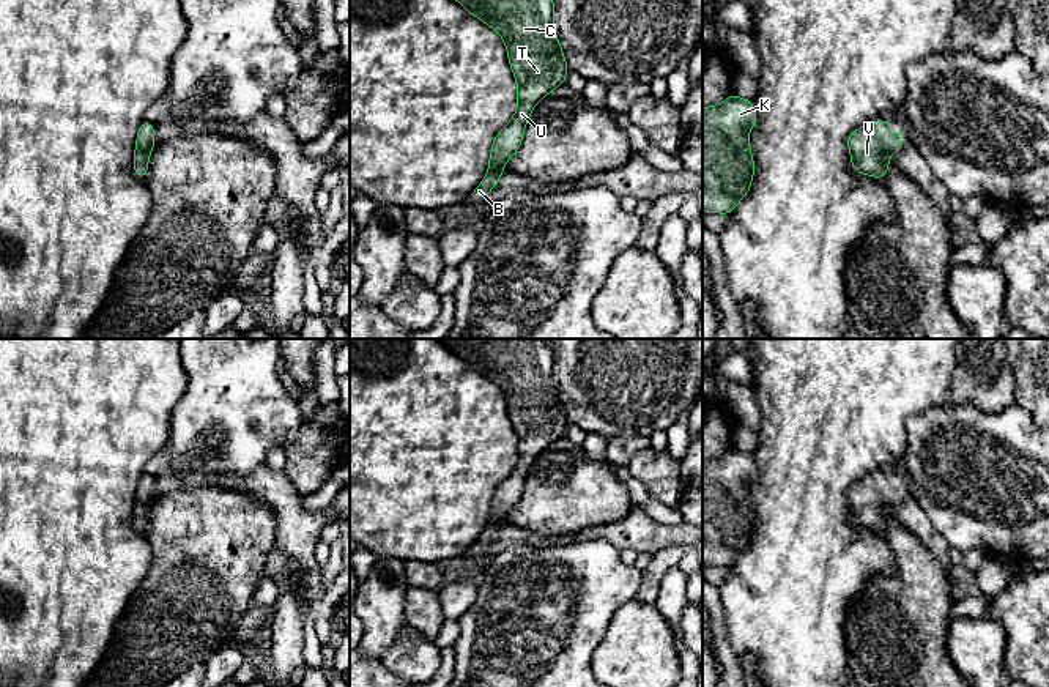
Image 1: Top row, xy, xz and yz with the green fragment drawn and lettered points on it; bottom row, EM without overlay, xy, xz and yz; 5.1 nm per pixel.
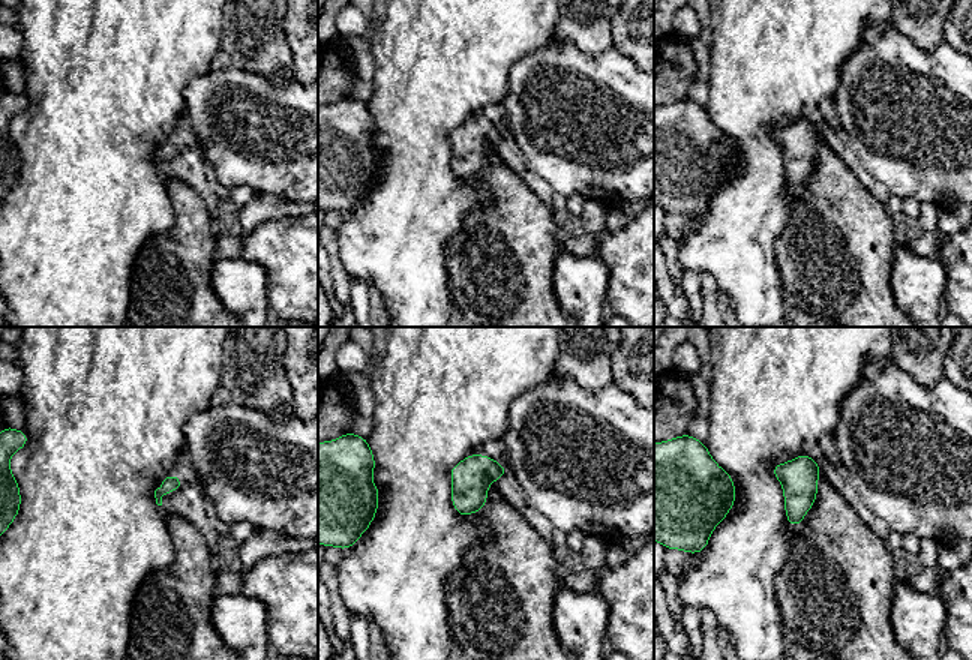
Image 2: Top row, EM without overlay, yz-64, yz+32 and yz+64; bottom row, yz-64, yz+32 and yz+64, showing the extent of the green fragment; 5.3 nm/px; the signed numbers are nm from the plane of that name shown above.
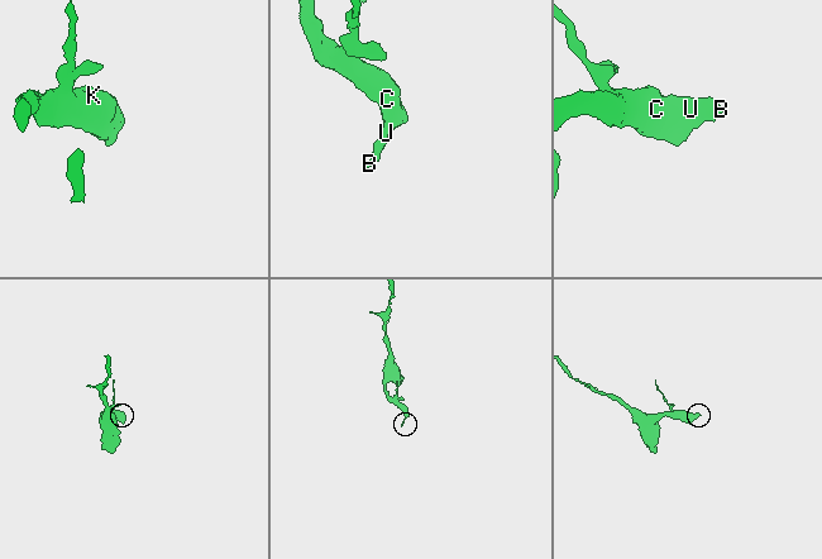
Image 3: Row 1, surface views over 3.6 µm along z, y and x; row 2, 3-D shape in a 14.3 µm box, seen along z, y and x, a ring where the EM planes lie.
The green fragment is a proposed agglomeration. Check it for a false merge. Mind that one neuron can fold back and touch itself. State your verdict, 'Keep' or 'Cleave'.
Keep

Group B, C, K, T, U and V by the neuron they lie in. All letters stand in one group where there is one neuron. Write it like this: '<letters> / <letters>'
B C K T U V

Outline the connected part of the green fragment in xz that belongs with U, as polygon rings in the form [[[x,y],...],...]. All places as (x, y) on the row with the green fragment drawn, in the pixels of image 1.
[[[457,0],[471,16],[491,27],[507,49],[507,60],[518,84],[518,107],[496,134],[488,172],[471,194],[487,199],[498,184],[506,162],[523,143],[523,132],[536,104],[565,84],[569,72],[553,24],[554,0]]]

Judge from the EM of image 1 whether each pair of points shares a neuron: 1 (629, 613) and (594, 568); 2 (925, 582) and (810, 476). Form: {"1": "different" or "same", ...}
{"1": "different", "2": "different"}

